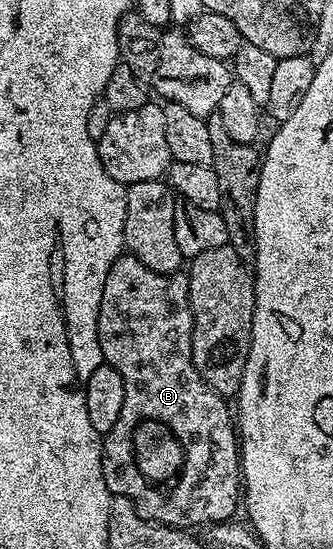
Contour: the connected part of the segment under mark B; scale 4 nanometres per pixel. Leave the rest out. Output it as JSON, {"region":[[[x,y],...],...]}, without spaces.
{"region":[[[121,255],[111,266],[111,274],[107,274],[107,282],[103,286],[103,302],[99,306],[99,318],[97,319],[97,333],[99,334],[99,346],[104,363],[109,364],[123,378],[123,410],[119,414],[119,422],[111,426],[111,430],[103,436],[103,455],[101,465],[105,481],[113,496],[126,496],[133,501],[138,514],[155,524],[166,524],[169,528],[196,529],[196,524],[212,526],[228,521],[229,516],[236,508],[239,508],[239,497],[243,492],[243,477],[241,474],[241,453],[239,451],[239,436],[235,431],[235,420],[231,415],[231,408],[227,405],[226,397],[218,394],[214,388],[209,388],[207,382],[195,370],[191,342],[193,341],[193,307],[189,301],[189,277],[184,271],[156,272],[143,262],[139,262],[134,256]]]}

